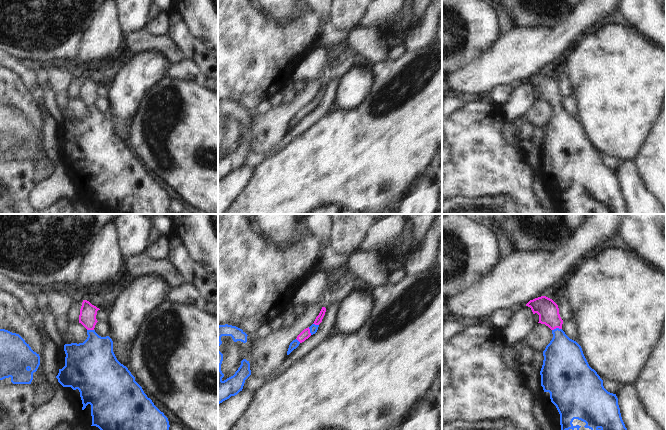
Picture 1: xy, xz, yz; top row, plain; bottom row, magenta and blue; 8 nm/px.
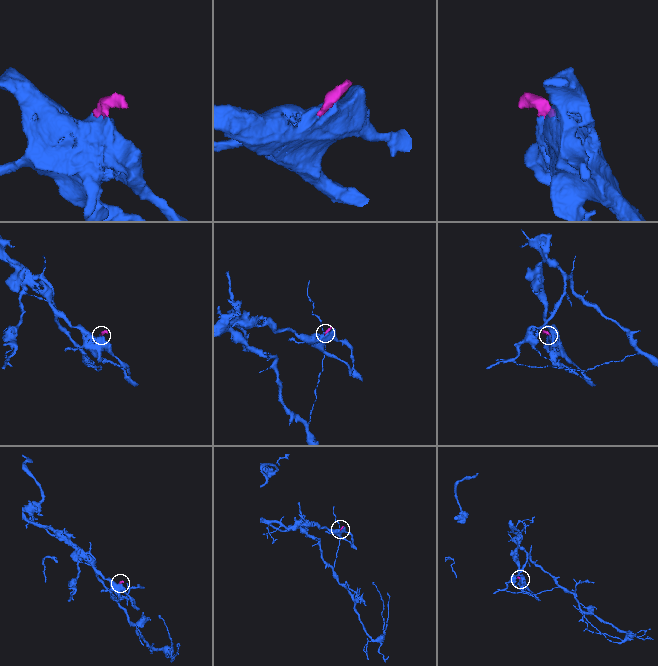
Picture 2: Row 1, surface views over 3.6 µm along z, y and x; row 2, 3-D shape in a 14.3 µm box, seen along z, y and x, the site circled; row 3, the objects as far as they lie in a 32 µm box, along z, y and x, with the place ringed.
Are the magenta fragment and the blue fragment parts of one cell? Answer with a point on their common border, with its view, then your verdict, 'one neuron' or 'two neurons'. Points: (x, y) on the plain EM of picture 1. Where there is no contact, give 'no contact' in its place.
yz (556, 103) | one neuron

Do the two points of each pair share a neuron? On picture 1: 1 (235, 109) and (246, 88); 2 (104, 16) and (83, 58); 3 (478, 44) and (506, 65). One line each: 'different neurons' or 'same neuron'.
1: different neurons
2: same neuron
3: different neurons

